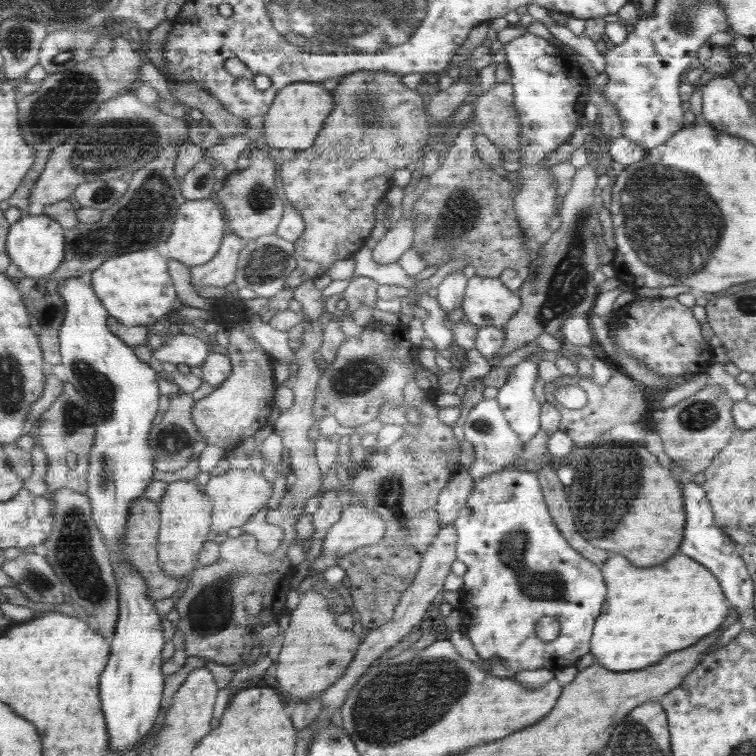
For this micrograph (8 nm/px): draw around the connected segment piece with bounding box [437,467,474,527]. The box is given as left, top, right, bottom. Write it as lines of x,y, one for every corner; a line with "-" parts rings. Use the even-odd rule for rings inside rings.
459,469
458,476
441,492
437,500
437,514
441,520
441,526
454,524
461,514
462,508
469,502
470,494
474,488
472,477
468,470

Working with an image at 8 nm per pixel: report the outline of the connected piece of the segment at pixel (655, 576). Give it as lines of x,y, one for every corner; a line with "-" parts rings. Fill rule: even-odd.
684,554
656,568
636,568
624,556
612,556
600,567
601,572
606,572
606,584
610,584
610,600
605,599
602,620
594,628
592,654
598,664
611,671
652,667
666,654
688,648
714,631
722,632
734,612
721,580

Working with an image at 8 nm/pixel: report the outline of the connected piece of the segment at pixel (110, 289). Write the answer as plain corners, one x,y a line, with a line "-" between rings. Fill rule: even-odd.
156,247
133,250
128,254
113,256
102,263
102,268
92,271
91,283
94,293
109,311
109,316
117,318
126,326
145,325
151,327
158,318
170,312
176,292
168,276
166,258
158,254

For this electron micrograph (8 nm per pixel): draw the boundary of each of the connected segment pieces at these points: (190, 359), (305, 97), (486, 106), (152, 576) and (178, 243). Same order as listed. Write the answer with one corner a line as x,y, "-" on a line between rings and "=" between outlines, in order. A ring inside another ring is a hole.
176,331
165,334
166,344
153,352
154,358
160,363
187,364
188,366
201,366
211,354
208,345
196,335
=
291,83
277,93
272,106
264,115
264,125
258,132
260,144
269,150
284,150
286,154
313,147
334,106
333,94
322,83
=
508,82
484,92
475,92
472,117
482,125
483,134
504,151
516,151
521,146
521,119
514,105
514,89
=
144,496
133,503
130,511
129,524
124,536
125,558
129,558
133,568
144,576
149,583
149,595
154,600
164,600
172,597
172,594
178,590
180,579
186,580
186,576
168,576
164,568
161,568
160,554
158,552
158,538
161,530
161,510
158,510
158,503
146,499
=
212,197
186,201
177,211
172,234
165,242
168,248
168,258
178,260
190,268
208,263
221,250
220,242
223,242
224,228
226,224
222,220
222,210
212,202

